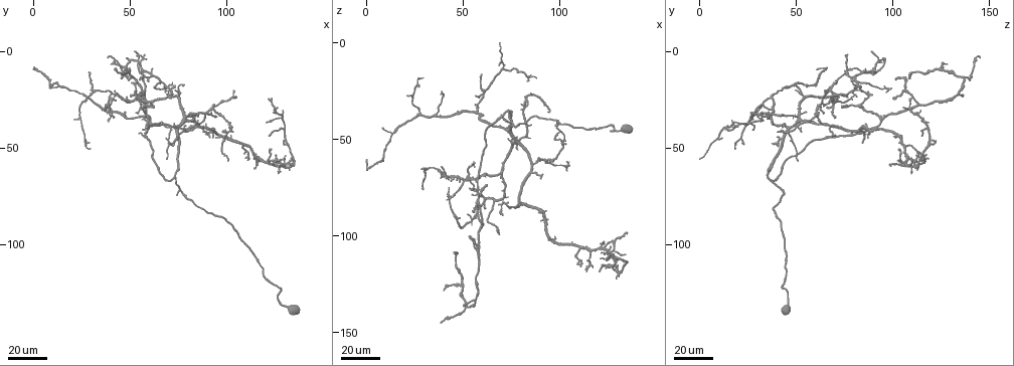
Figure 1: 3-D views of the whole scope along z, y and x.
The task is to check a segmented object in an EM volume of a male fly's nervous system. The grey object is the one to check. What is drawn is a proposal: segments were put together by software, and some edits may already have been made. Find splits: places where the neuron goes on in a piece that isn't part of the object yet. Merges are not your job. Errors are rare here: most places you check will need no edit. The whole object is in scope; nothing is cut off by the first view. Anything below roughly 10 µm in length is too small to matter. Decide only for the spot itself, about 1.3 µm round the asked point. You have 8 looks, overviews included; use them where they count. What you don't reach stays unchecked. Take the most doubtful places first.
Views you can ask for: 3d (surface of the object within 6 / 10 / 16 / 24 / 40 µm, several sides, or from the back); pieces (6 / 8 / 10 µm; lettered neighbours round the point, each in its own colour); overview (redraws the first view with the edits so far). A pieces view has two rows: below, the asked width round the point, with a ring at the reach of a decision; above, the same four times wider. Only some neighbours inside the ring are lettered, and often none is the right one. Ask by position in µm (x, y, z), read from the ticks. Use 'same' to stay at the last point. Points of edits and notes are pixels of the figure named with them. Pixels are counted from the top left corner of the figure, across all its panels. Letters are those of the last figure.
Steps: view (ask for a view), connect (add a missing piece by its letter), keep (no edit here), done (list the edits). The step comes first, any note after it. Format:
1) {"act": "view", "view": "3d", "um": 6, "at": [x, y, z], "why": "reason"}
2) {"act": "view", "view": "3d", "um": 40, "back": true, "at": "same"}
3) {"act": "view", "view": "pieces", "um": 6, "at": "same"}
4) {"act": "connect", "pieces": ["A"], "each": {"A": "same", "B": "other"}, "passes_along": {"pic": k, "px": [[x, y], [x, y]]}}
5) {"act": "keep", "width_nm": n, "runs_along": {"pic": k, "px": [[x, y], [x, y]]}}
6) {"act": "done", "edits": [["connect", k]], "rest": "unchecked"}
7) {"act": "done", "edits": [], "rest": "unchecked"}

{"act": "view", "view": "3d", "um": 24, "at": [73, 48, 85], "why": "an open end"}

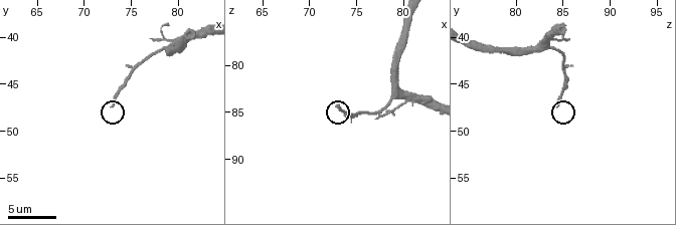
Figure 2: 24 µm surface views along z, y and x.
{"act": "view", "view": "pieces", "um": 6, "at": [72.8, 47.4, 84.2], "why": "see the neighbours"}

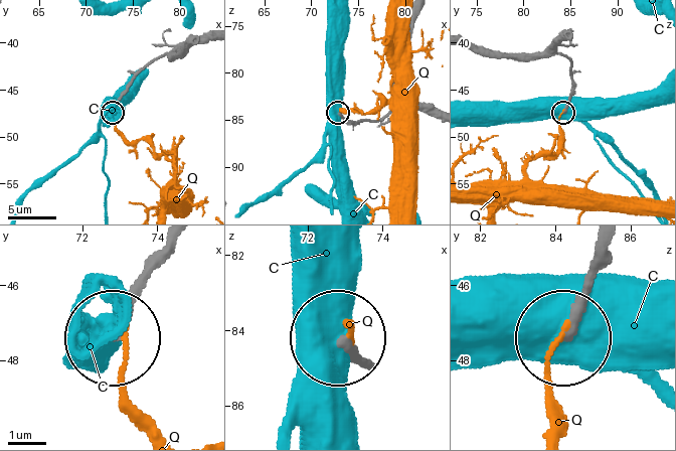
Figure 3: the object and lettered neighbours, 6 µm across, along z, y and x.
{"act": "keep", "each": {"C": "other", "Q": "other"}, "runs_along": {"pic": 3, "px": [[599, 264], [567, 338]]}, "found": "none of them fits"}

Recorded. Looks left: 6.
{"act": "view", "view": "3d", "um": 40, "at": [46, 14, 108], "why": "free end"}

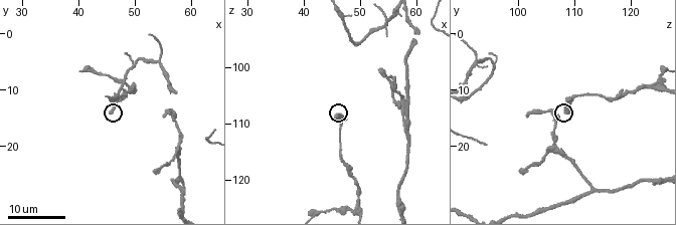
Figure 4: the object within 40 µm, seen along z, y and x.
{"act": "view", "view": "pieces", "um": 6, "at": [45.5, 14.0, 108.5]}

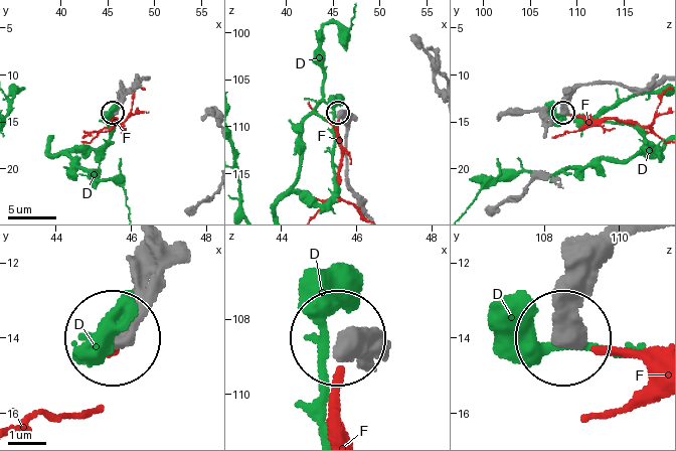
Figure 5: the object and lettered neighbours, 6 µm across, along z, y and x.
{"act": "keep", "each": {"D": "other", "F": "other"}, "runs_along": {"pic": 5, "px": [[365, 208], [349, 182], [346, 123], [338, 114]]}, "found": "no lettered piece goes on from it"}

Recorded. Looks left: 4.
{"act": "view", "view": "3d", "um": 24, "at": [55.5, 14.5, 101.5], "why": "long arm stops here"}

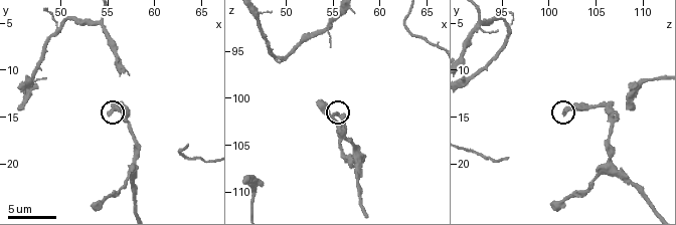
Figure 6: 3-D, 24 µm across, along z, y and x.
{"act": "view", "view": "pieces", "um": 10, "at": [55.0, 14.8, 101.8], "why": "see the neighbours"}

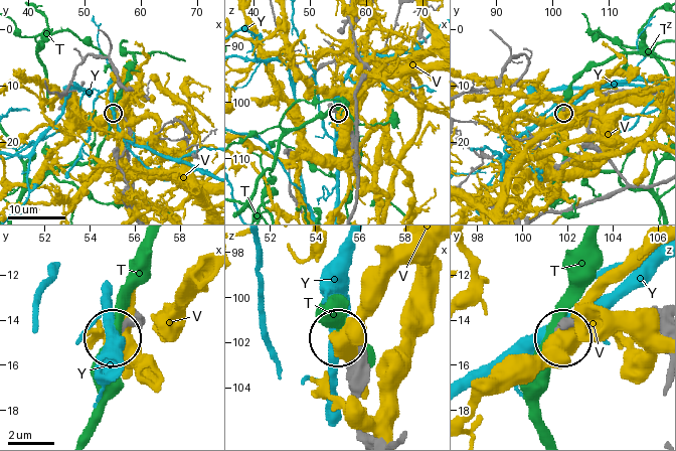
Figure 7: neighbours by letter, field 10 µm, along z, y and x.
{"act": "keep", "each": {"T": "other", "V": "other", "Y": "other"}, "found": "no lettered piece goes on from it"}

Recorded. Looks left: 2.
{"act": "view", "view": "3d", "um": 40, "at": [39, 38, 25], "why": "end of a long branch"}

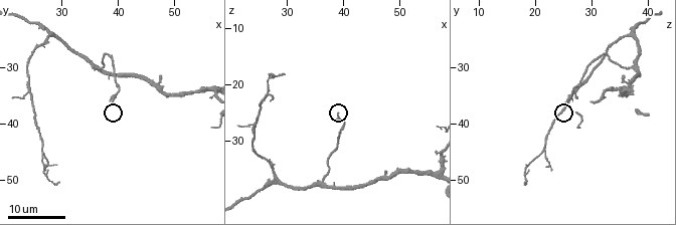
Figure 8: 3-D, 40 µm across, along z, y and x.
{"act": "view", "view": "pieces", "um": 10, "at": [39.0, 36.5, 25.5]}

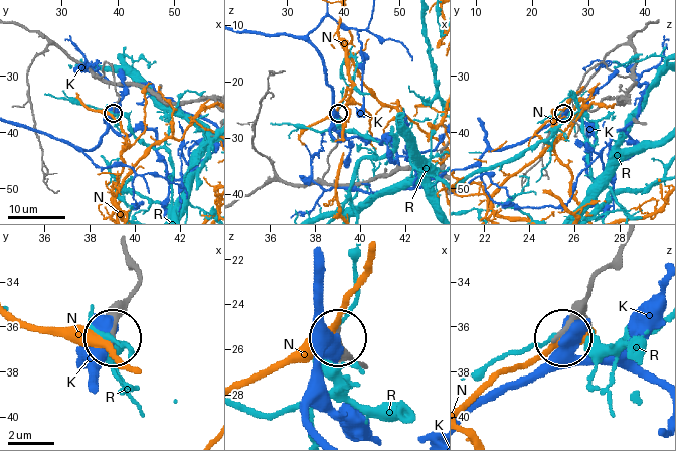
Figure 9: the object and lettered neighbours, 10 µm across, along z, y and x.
{"act": "keep", "each": {"K": "other", "N": "other", "R": "other"}, "runs_along": {"pic": 9, "px": [[125, 257], [136, 280], [113, 335]]}, "found": "no lettered piece goes on from it"}

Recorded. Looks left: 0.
{"act": "done", "edits": [], "rest": "unchecked"}

